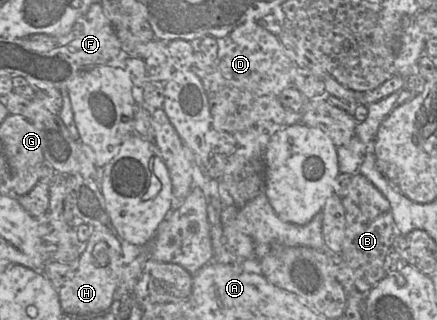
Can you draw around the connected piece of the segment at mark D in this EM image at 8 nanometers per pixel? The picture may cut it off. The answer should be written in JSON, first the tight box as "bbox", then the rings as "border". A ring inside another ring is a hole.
{"bbox":[201,22,326,208],"border":[[[245,22],[234,28],[227,36],[216,38],[216,40],[218,45],[216,69],[207,73],[201,81],[208,97],[211,127],[218,131],[229,132],[236,139],[236,150],[227,155],[220,181],[227,188],[234,205],[241,208],[264,190],[264,151],[269,140],[275,133],[288,126],[302,124],[301,112],[284,108],[280,102],[280,93],[286,88],[295,87],[302,92],[307,100],[321,98],[326,94],[326,91],[322,78],[315,76],[312,71],[298,66],[286,54],[278,37],[258,22]]]}

